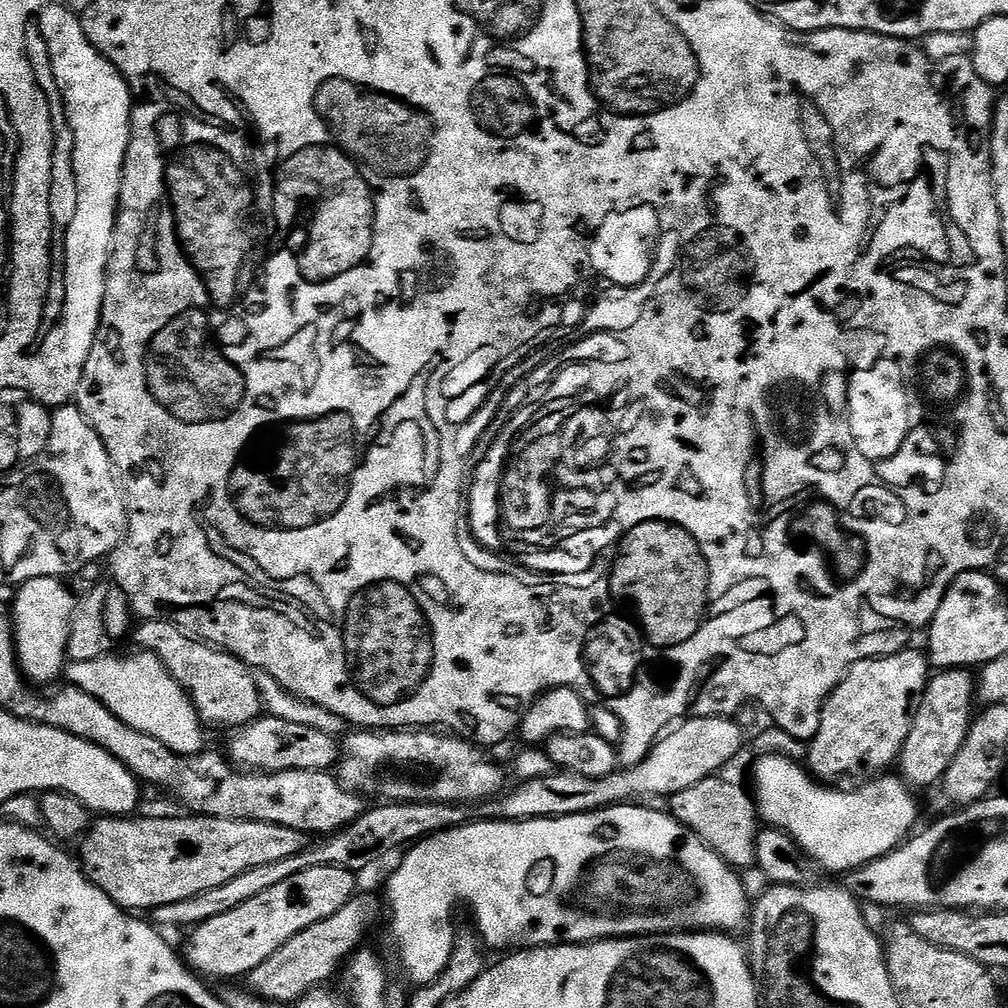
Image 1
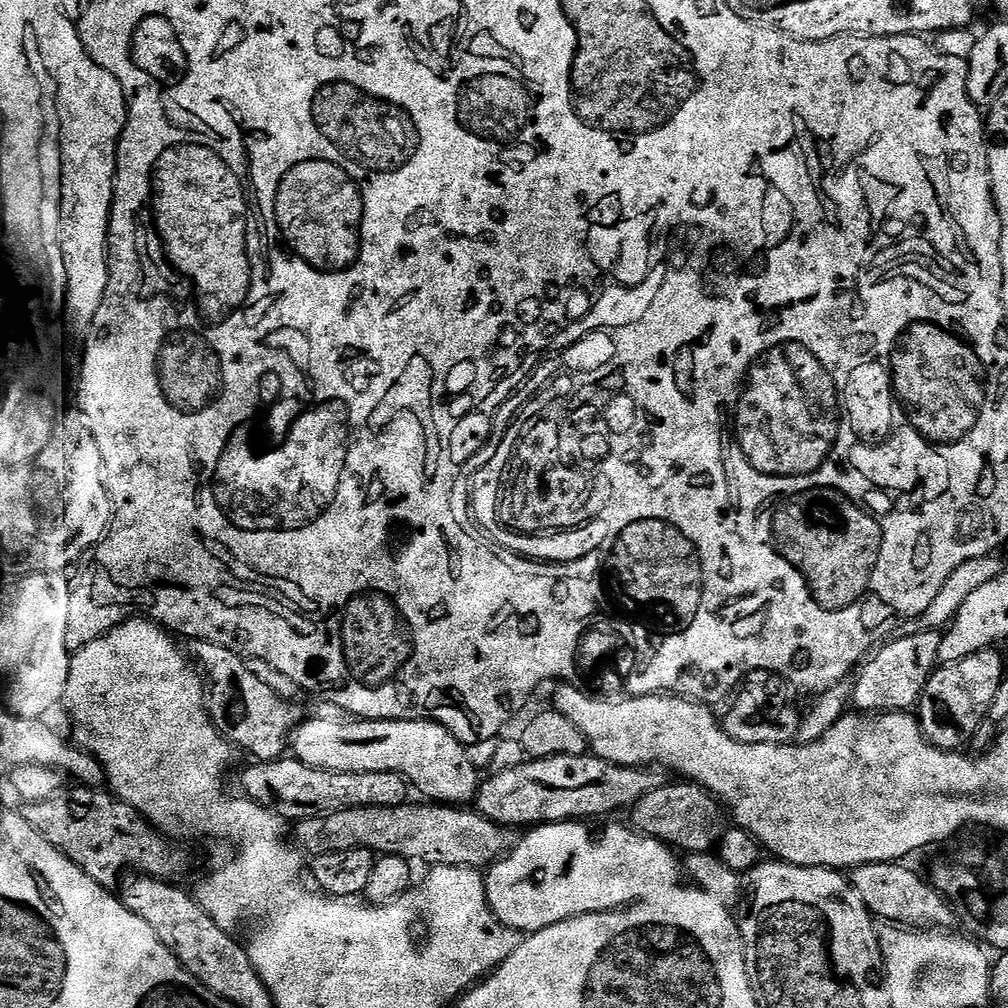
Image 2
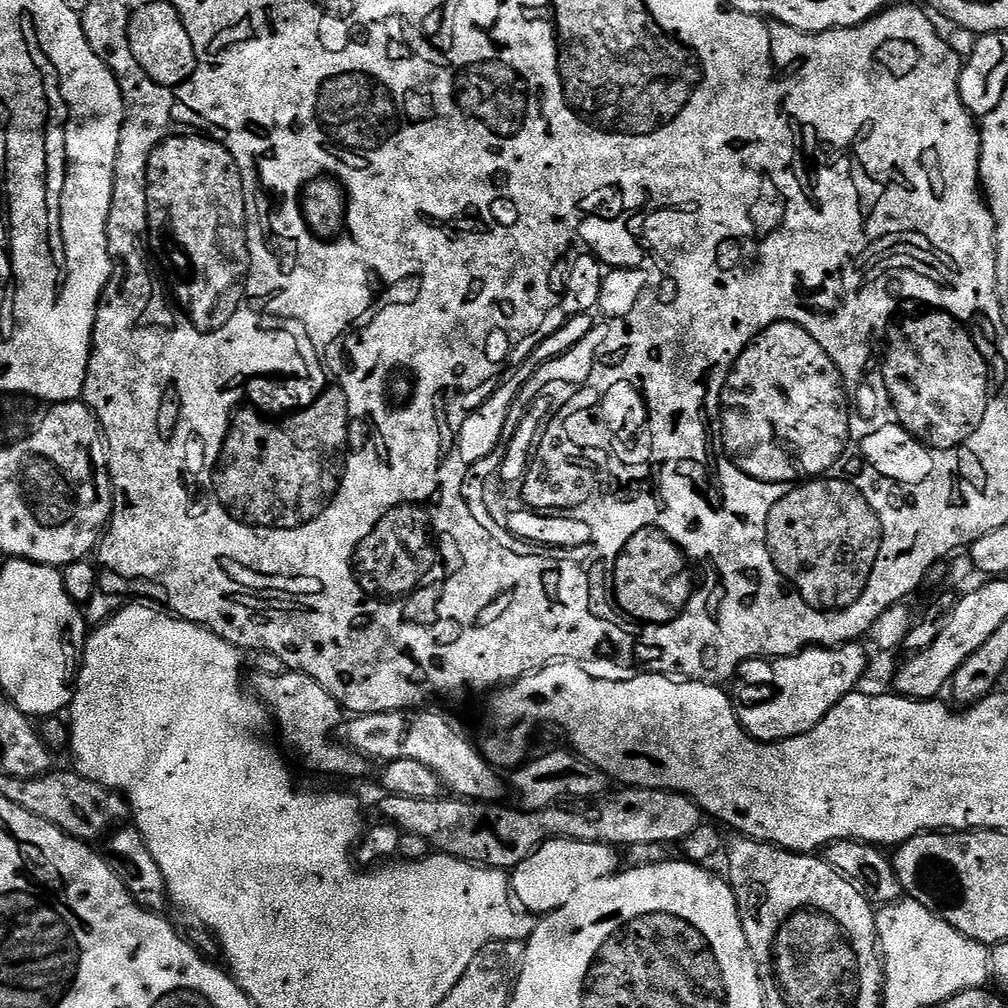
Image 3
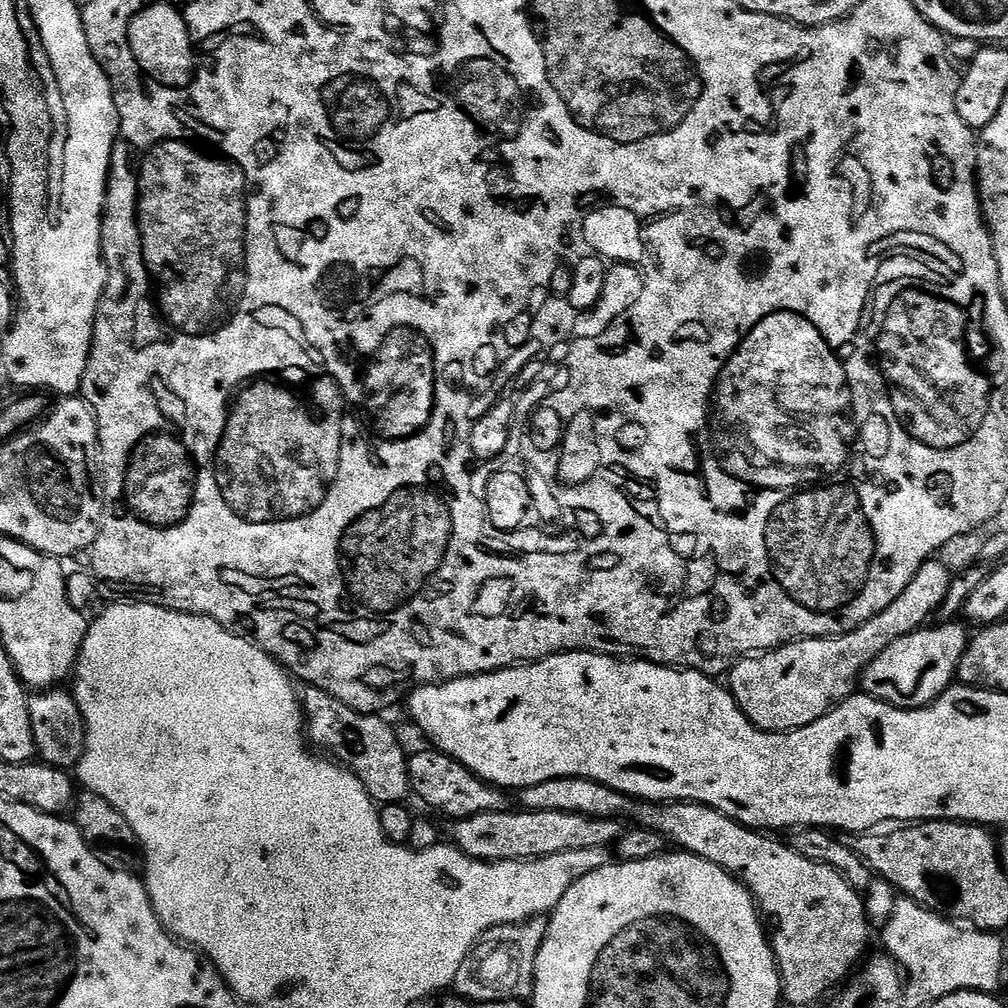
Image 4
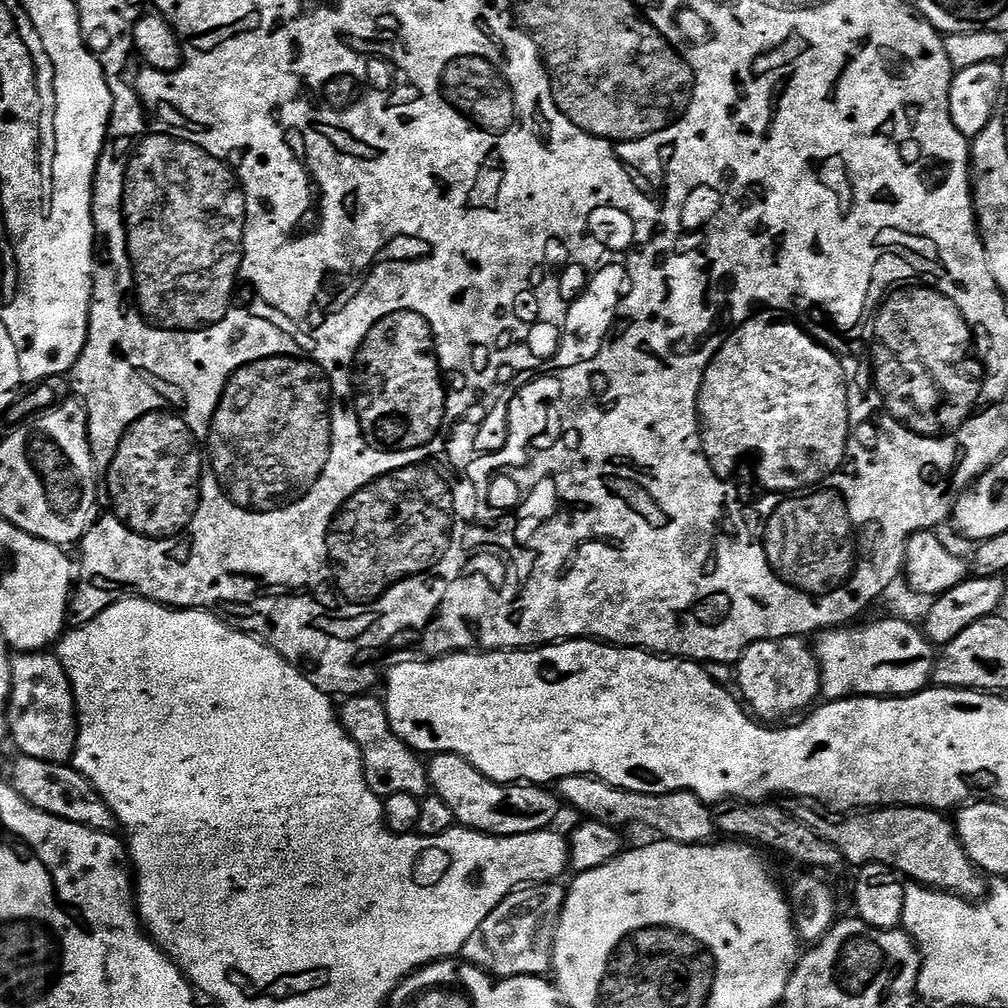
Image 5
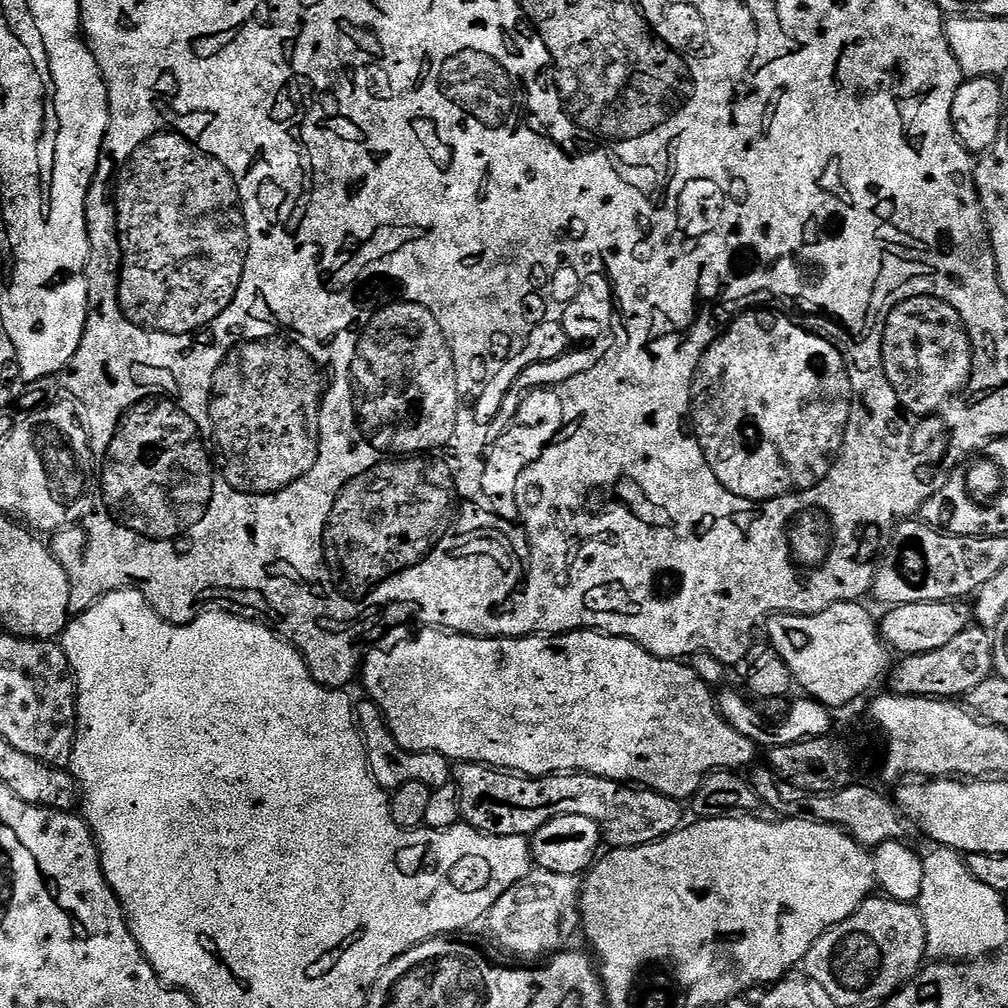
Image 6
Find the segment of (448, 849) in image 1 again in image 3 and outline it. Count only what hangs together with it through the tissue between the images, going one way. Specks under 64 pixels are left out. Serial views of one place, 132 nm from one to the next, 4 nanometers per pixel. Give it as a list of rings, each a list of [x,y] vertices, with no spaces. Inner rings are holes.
[[[546,840],[534,854],[530,854],[511,873],[510,883],[515,899],[521,909],[533,914],[547,914],[569,904],[581,892],[605,880],[608,876],[615,876],[621,867],[616,857],[617,849],[610,844],[587,844],[577,840]]]

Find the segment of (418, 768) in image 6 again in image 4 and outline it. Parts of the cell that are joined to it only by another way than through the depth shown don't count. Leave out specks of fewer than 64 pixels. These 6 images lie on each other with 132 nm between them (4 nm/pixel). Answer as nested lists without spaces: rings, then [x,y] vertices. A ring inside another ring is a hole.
[[[311,686],[303,689],[302,707],[307,739],[321,753],[327,754],[343,767],[351,768],[377,805],[404,804],[407,796],[413,795],[408,773],[409,753],[404,752],[395,730],[383,720],[383,715],[354,710],[346,706],[346,702],[334,698],[334,694]]]

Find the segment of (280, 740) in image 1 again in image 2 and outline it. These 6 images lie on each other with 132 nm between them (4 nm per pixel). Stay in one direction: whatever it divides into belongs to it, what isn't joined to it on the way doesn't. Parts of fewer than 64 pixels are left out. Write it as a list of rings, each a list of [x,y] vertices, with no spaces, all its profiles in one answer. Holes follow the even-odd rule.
[[[324,716],[321,720],[305,719],[297,727],[291,743],[295,759],[306,766],[331,772],[396,772],[407,778],[409,785],[421,792],[421,797],[432,802],[464,806],[475,801],[480,790],[482,775],[472,761],[469,749],[450,730],[434,720],[362,720],[359,718],[340,718]]]

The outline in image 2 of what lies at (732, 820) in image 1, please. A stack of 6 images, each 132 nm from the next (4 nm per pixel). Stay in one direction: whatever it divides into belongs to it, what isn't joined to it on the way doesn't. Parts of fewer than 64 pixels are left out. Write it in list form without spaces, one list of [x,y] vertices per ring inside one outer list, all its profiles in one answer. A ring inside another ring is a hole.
[[[666,782],[660,788],[650,790],[650,794],[646,794],[638,803],[633,804],[630,809],[630,815],[632,815],[633,820],[631,820],[631,823],[637,832],[652,836],[654,839],[660,840],[663,844],[669,845],[681,853],[711,852],[719,845],[720,839],[724,837],[726,831],[726,823],[724,824],[724,816],[726,820],[725,809],[720,801],[712,793],[707,792],[702,785],[695,782],[679,783]]]

